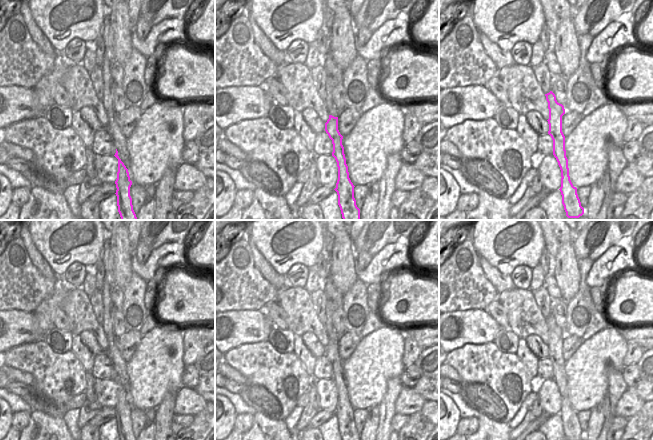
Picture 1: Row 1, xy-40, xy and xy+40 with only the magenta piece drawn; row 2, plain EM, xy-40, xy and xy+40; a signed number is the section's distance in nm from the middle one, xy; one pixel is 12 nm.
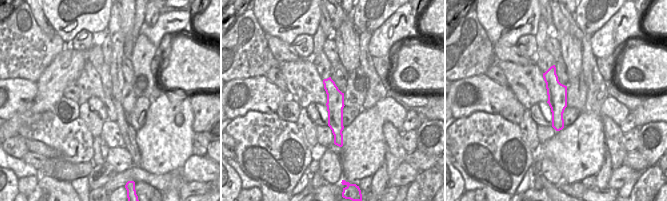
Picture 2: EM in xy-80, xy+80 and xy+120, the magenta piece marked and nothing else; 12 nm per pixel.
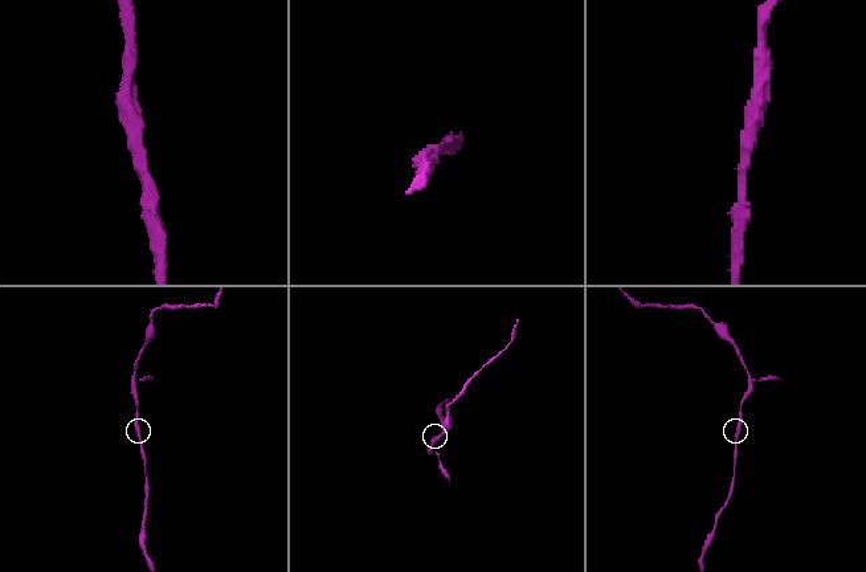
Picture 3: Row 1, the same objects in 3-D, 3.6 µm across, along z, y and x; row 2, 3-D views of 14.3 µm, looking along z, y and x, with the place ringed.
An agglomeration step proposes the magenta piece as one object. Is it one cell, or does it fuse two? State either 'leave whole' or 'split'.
leave whole

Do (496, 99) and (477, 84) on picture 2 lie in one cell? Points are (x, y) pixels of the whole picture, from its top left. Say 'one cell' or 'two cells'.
one cell

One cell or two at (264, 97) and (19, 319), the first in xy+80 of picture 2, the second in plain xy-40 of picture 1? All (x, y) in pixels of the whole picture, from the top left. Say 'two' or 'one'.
one

